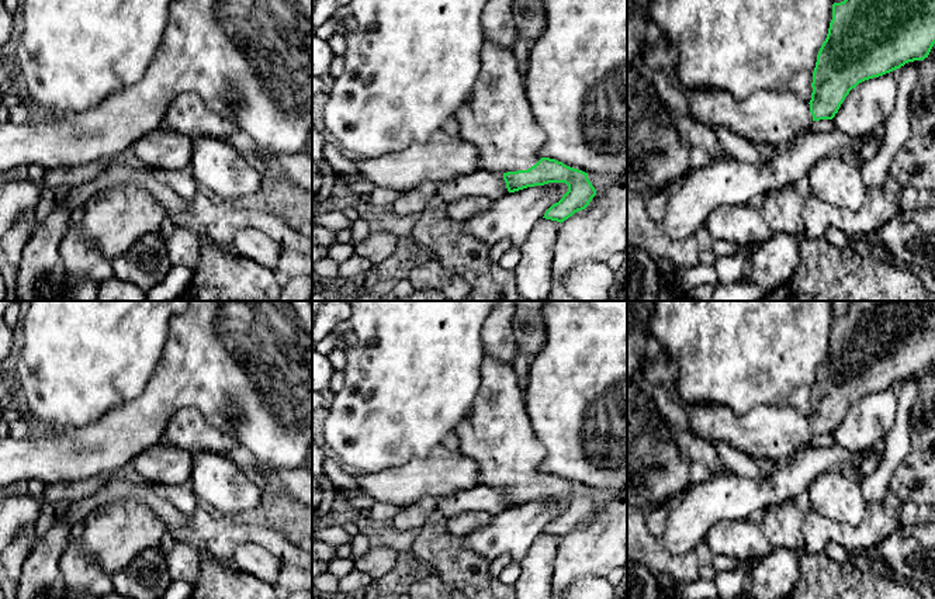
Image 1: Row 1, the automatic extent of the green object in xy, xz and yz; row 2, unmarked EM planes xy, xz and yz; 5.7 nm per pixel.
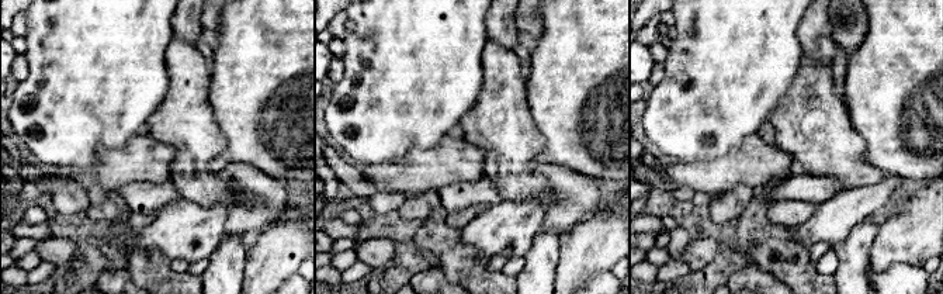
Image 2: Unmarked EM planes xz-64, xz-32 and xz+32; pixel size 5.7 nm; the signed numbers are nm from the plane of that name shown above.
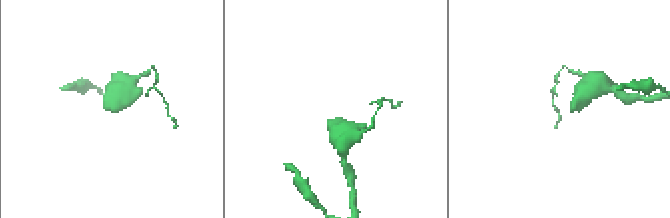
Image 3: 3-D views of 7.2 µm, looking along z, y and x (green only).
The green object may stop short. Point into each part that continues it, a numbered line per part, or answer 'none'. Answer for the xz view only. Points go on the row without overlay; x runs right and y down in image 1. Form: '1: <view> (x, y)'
1: xz (497, 433)

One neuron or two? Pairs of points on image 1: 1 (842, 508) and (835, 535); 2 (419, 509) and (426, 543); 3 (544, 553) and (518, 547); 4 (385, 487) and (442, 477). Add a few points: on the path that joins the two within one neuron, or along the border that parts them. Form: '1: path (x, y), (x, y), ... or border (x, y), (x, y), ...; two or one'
1: border (811, 508), (851, 525), (868, 513); two
2: border (436, 508), (419, 527); two
3: border (542, 532), (519, 563); two
4: path (400, 487), (419, 477), (428, 477); one

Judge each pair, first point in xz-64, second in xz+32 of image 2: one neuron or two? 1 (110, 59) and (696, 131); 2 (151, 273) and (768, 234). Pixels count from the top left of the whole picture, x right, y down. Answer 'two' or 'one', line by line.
1: one
2: one

